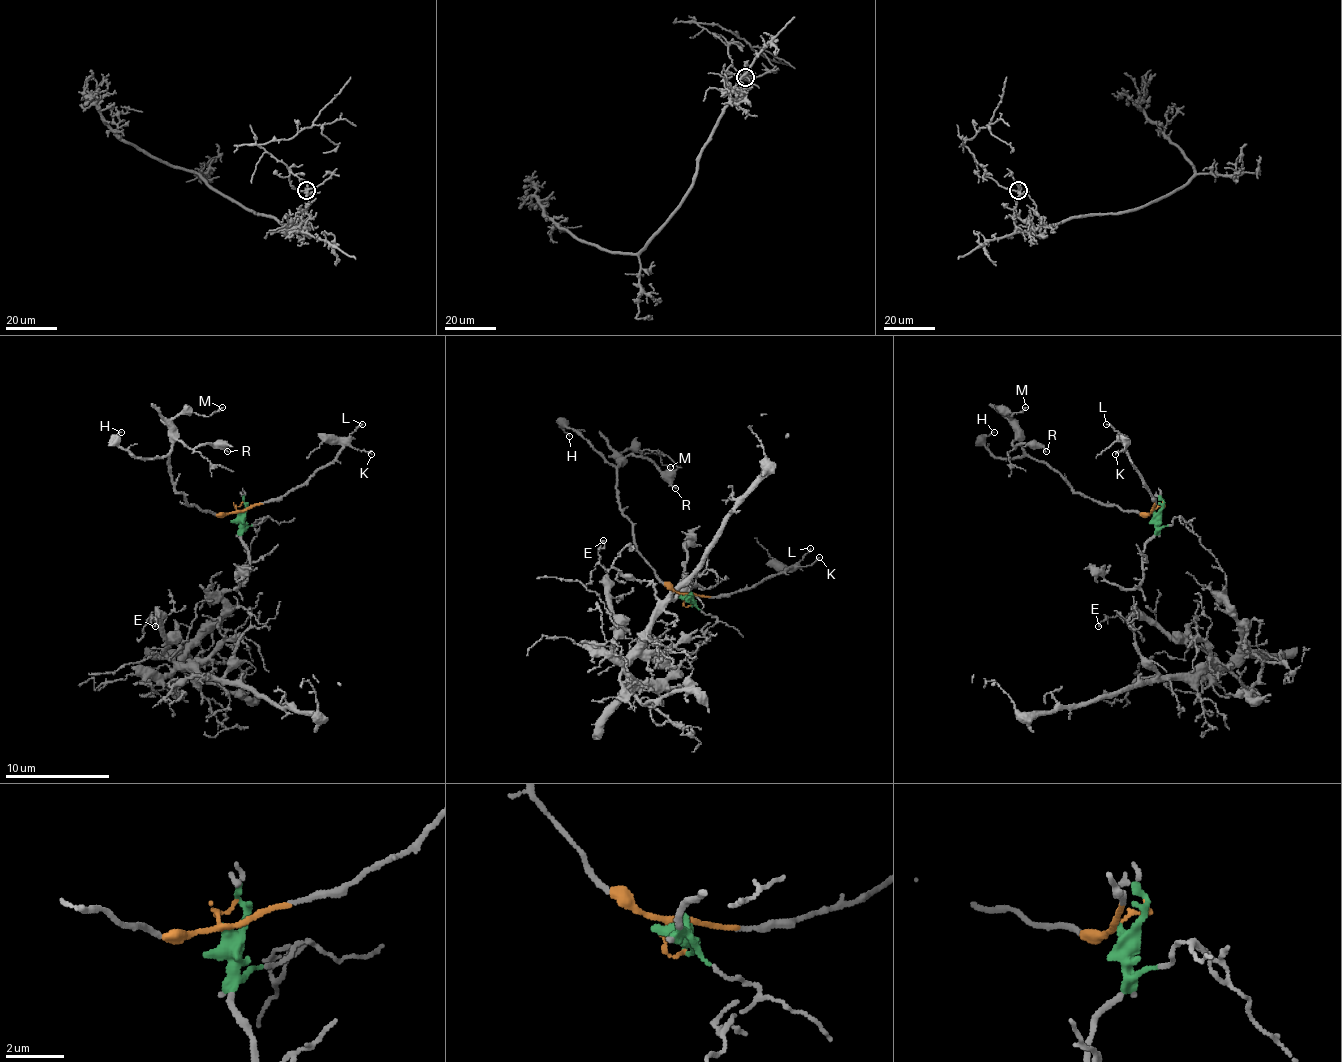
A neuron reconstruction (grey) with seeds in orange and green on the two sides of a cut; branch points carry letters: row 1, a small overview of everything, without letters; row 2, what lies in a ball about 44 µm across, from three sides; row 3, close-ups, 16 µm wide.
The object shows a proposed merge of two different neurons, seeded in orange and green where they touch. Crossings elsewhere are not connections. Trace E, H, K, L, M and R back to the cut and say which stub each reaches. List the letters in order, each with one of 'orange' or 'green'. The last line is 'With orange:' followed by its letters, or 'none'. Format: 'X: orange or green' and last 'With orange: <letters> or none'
E: green
H: orange
K: orange
L: orange
M: orange
R: orange
With orange: H, K, L, M, R

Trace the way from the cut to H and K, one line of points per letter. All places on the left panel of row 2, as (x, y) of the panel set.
H: (238, 509), (214, 515), (188, 504), (175, 489), (170, 457), (136, 457), (118, 444), (115, 436), (120, 431)
K: (238, 509), (280, 502), (347, 444), (371, 455)

